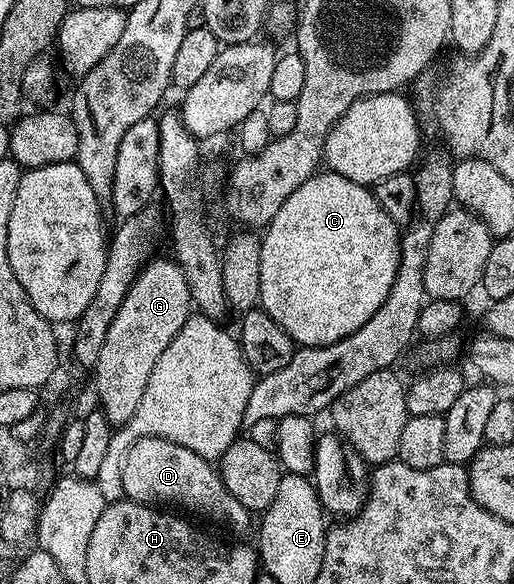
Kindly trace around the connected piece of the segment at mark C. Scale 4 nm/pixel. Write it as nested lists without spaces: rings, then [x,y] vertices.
[[[329,169],[314,174],[308,181],[304,181],[304,185],[300,185],[300,189],[296,189],[296,193],[292,193],[292,197],[288,197],[288,201],[284,201],[284,205],[280,205],[280,213],[276,213],[276,217],[272,217],[272,221],[264,228],[258,248],[261,310],[267,311],[272,317],[272,321],[276,321],[276,325],[280,325],[280,329],[284,329],[284,333],[292,336],[295,344],[304,347],[332,345],[336,341],[356,333],[356,329],[360,329],[360,325],[364,325],[364,321],[368,321],[368,317],[372,317],[372,313],[376,313],[376,309],[380,309],[380,305],[384,305],[384,301],[392,289],[392,281],[396,279],[396,269],[400,261],[399,238],[398,224],[392,221],[392,217],[388,217],[388,213],[384,213],[384,209],[380,209],[380,201],[376,201],[373,190],[367,184],[348,181],[348,177],[340,177]]]

